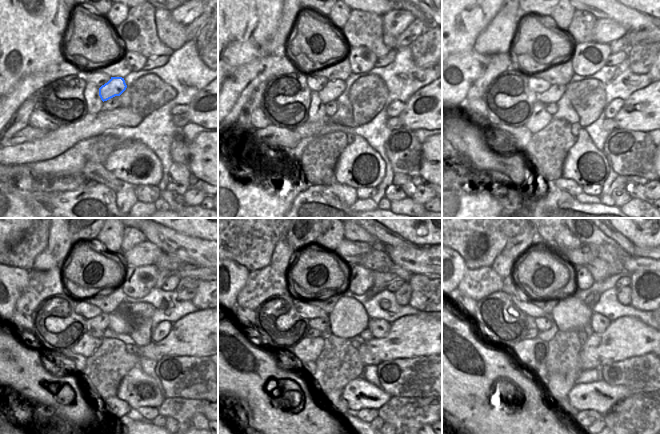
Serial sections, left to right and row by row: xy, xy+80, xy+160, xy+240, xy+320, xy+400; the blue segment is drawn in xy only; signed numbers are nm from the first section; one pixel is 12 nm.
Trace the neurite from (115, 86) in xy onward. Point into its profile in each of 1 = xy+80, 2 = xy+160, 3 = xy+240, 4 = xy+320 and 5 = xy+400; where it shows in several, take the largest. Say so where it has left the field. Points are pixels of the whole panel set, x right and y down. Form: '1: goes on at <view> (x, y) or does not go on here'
1: goes on at xy+80 (334, 88)
2: goes on at xy+160 (555, 92)
3: goes on at xy+240 (101, 322)
4: goes on at xy+320 (321, 325)
5: goes on at xy+400 (542, 323)

